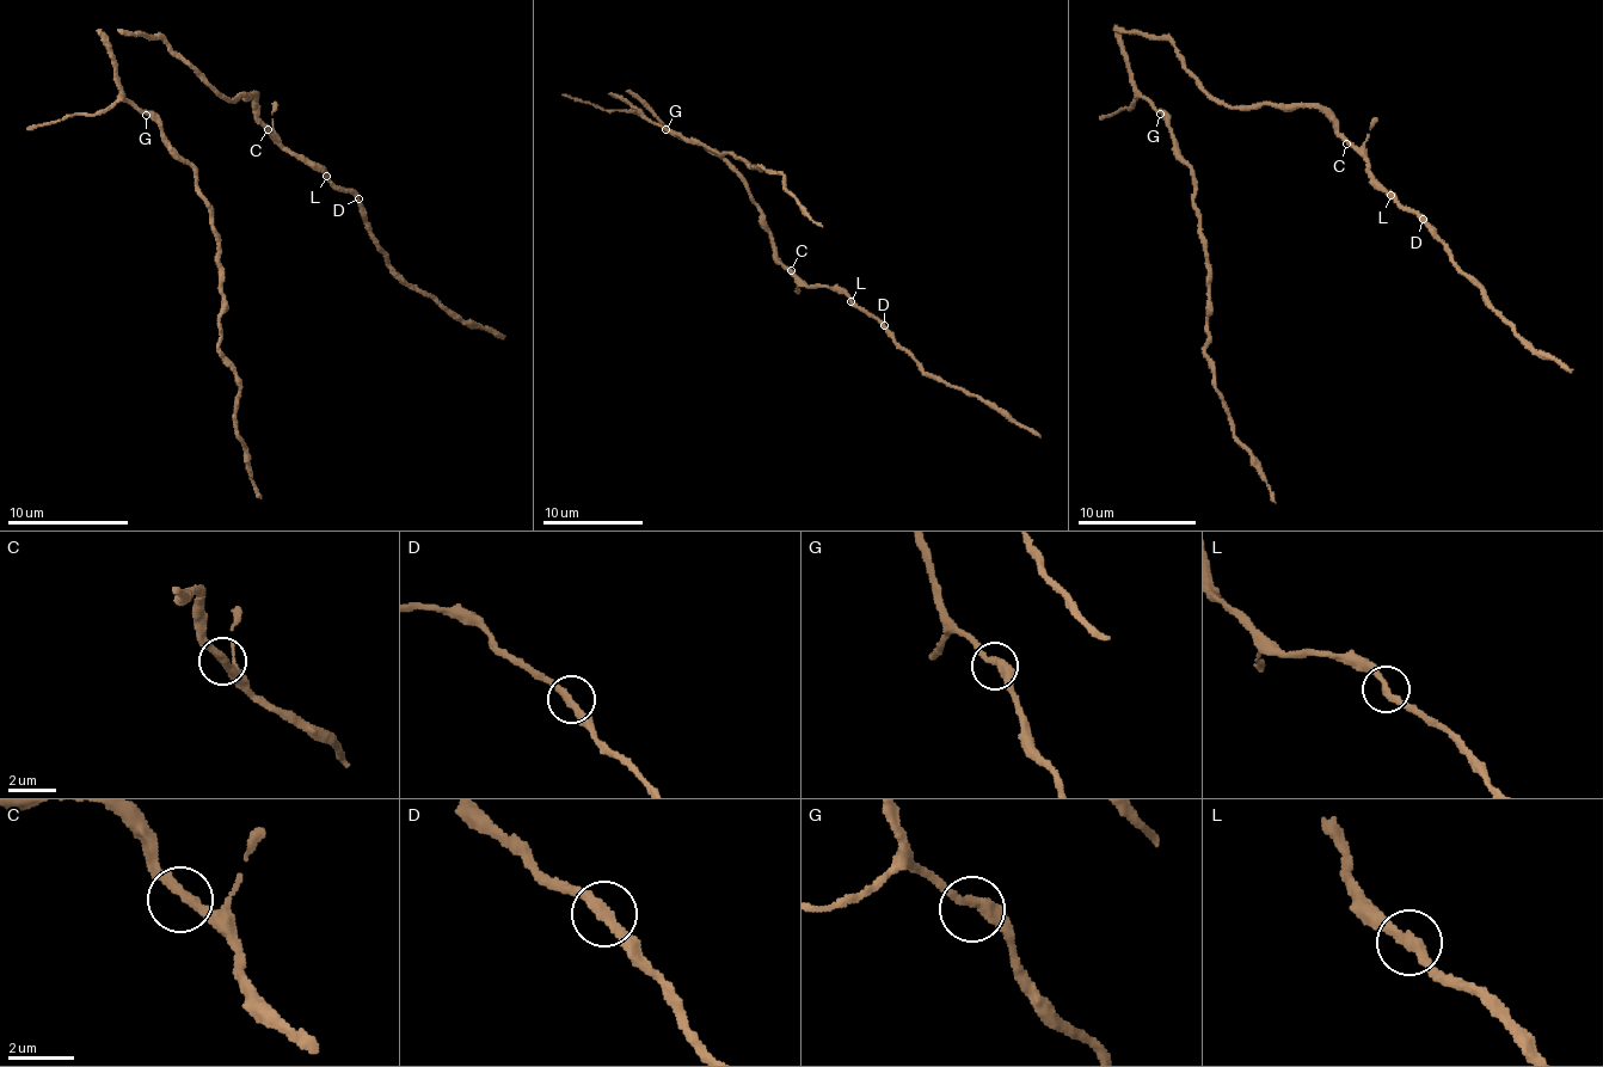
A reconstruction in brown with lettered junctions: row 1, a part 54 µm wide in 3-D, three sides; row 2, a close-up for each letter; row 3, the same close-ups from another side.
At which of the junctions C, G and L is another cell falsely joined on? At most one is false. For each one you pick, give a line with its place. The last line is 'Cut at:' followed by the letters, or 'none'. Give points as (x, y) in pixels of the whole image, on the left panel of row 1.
Cut at: none

